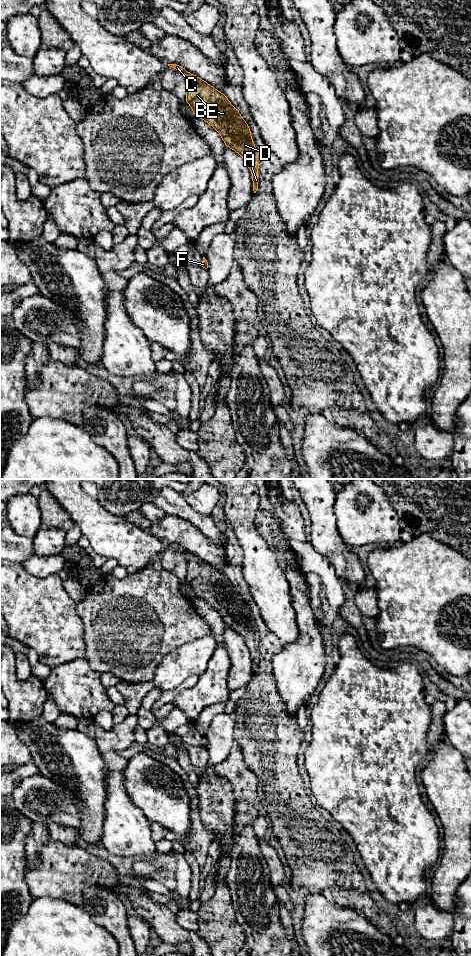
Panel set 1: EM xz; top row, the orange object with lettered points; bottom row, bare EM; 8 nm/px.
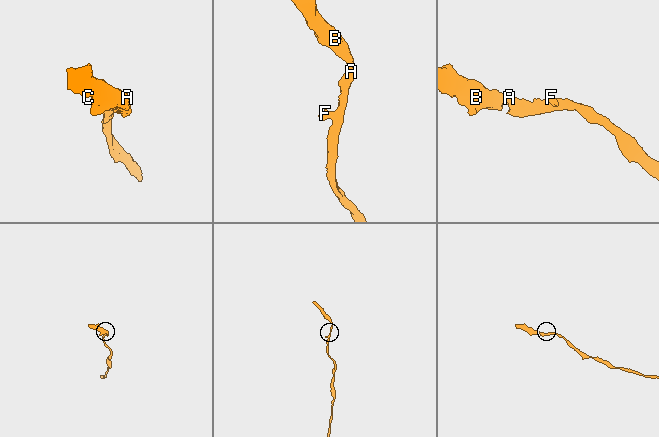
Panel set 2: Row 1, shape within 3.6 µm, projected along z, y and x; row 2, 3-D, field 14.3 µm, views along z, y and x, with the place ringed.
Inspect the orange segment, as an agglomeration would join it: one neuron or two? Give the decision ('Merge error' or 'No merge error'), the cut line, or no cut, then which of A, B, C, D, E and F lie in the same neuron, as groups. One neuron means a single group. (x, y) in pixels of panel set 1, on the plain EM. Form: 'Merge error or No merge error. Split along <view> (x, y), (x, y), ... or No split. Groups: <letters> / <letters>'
No merge error. No split. Groups: A B C D E F

